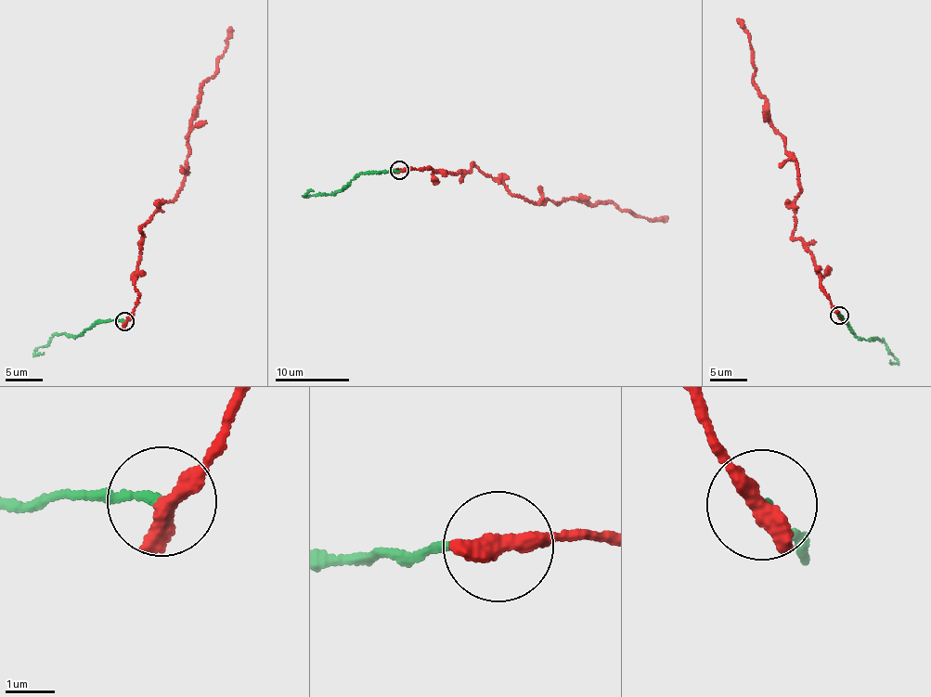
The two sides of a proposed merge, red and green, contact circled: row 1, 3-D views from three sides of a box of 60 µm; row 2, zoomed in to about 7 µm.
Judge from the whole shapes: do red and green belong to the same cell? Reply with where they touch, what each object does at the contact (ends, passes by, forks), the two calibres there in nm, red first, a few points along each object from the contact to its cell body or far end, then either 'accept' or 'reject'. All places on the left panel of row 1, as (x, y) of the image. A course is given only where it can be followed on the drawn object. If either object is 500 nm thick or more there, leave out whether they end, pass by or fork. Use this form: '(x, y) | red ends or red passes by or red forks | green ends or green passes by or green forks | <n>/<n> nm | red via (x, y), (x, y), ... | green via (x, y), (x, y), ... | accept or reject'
(124, 321) | red ends | green ends | 440/150 nm | red via (124, 320), (137, 294), (135, 276), (139, 225), (179, 189), (199, 88), (214, 73), (230, 27) | green via (124, 320), (93, 325), (73, 336), (55, 335), (35, 353), (44, 353) | reject

